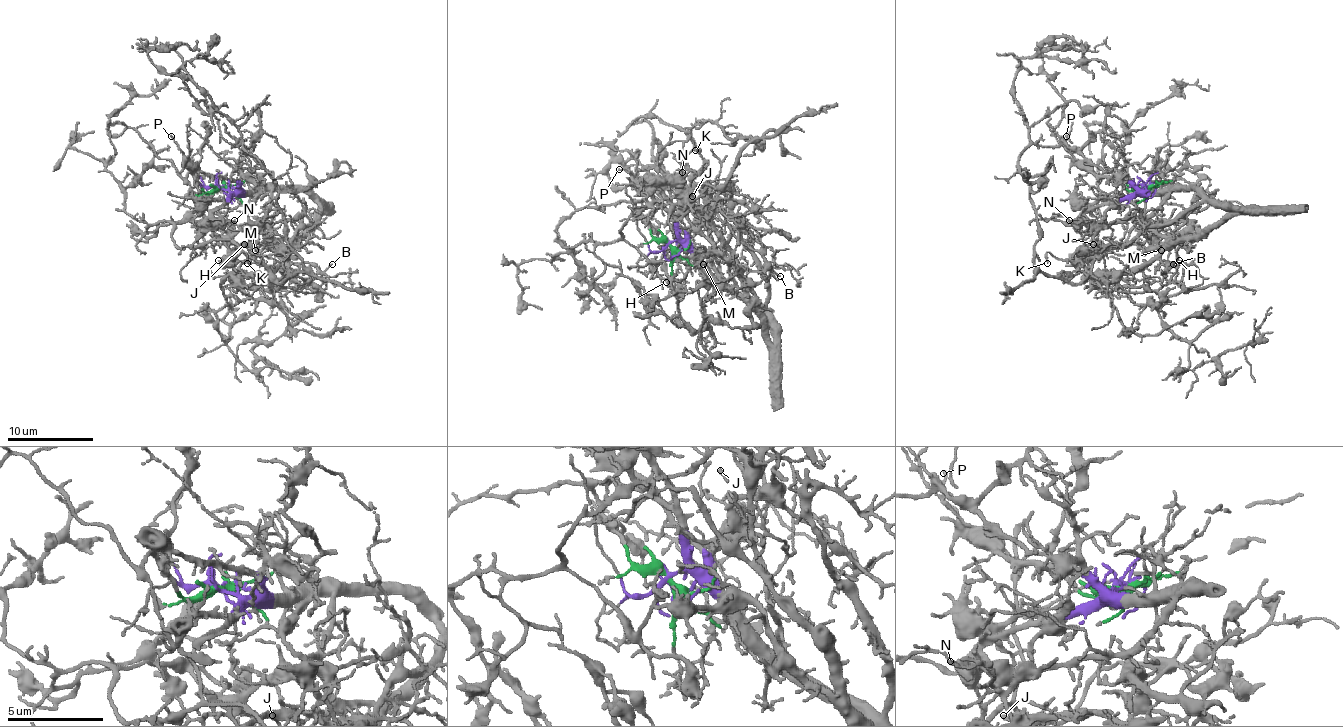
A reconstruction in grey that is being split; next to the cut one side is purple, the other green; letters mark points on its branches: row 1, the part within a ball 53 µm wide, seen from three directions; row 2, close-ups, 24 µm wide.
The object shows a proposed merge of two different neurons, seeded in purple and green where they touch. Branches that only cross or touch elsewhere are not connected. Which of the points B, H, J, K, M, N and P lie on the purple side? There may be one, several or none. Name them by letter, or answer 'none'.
B, H, J, K, M, N, P

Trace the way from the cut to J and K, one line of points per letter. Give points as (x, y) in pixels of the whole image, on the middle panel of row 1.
J: (670, 247), (674, 240), (683, 243), (717, 273), (713, 251), (722, 227), (713, 225), (704, 234), (692, 195)
K: (670, 247), (683, 243), (717, 273), (713, 251), (722, 227), (702, 234), (681, 204), (681, 160), (696, 150)

